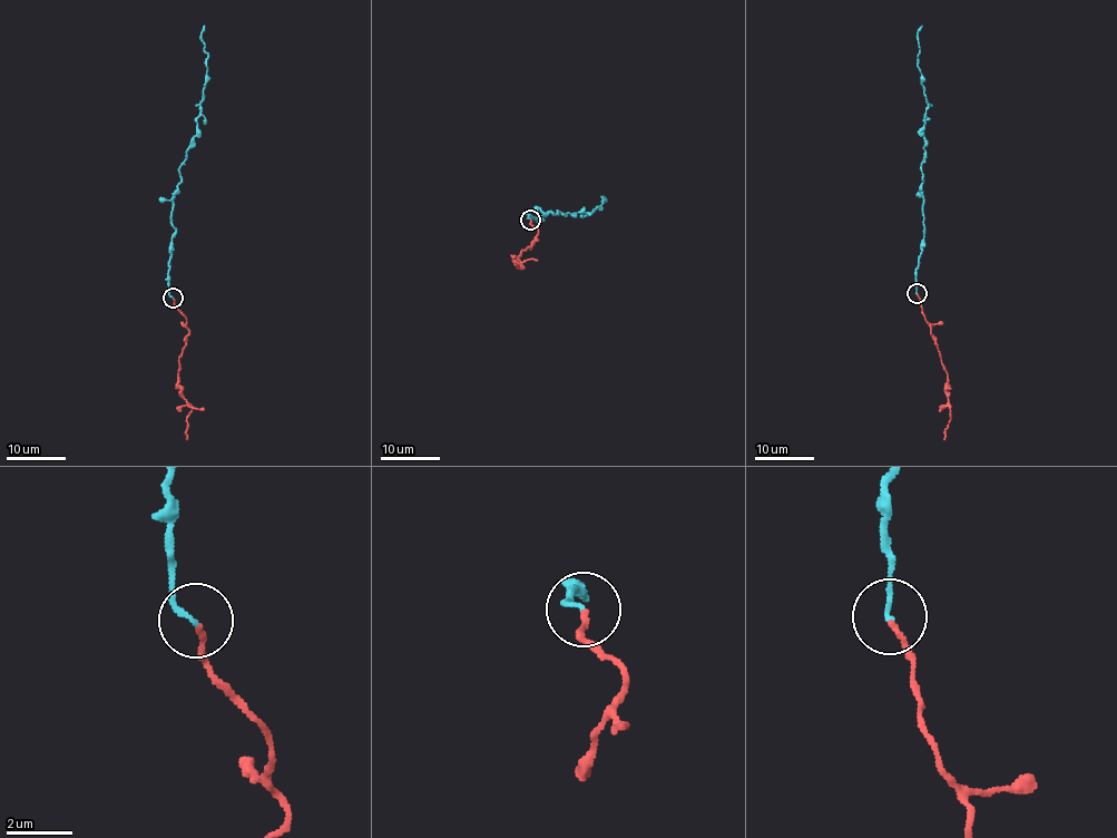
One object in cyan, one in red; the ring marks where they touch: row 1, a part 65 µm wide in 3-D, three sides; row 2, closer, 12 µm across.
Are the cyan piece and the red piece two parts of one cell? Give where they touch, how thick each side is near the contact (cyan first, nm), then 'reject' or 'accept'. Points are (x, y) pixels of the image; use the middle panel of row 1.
at (530, 220); 150 nm thick on the cyan side, 160 nm on the other; accept

